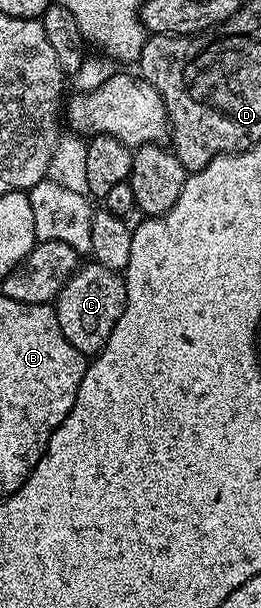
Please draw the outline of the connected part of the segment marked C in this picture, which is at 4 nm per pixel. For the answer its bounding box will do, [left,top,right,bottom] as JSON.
[55,260,127,356]

